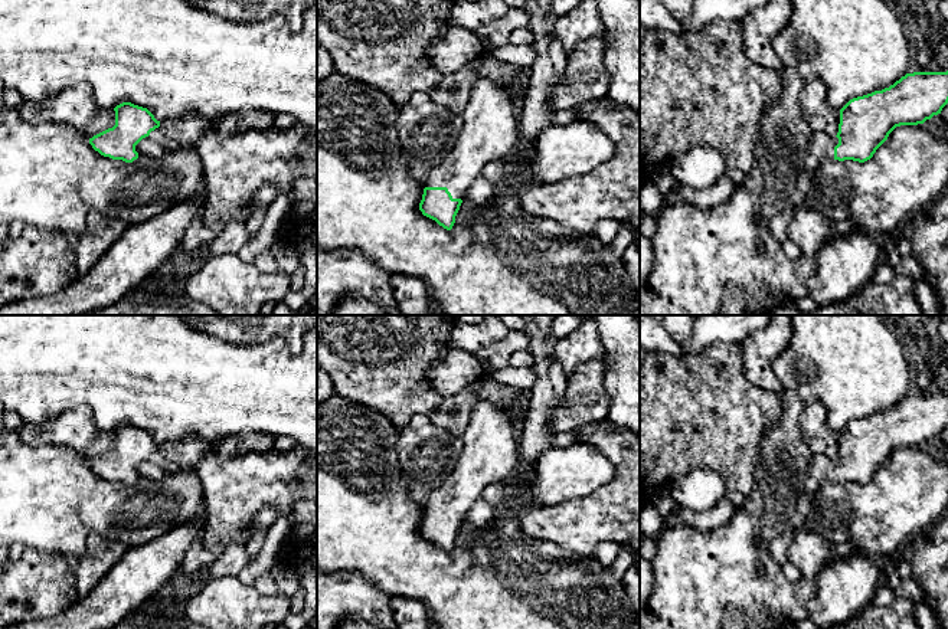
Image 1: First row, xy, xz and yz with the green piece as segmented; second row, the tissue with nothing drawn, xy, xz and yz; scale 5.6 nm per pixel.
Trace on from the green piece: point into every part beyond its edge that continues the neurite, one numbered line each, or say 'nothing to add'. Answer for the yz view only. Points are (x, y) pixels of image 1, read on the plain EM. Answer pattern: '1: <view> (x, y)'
1: yz (820, 471)

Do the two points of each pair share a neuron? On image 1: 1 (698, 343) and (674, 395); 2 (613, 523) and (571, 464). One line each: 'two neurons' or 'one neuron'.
1: two neurons
2: two neurons

